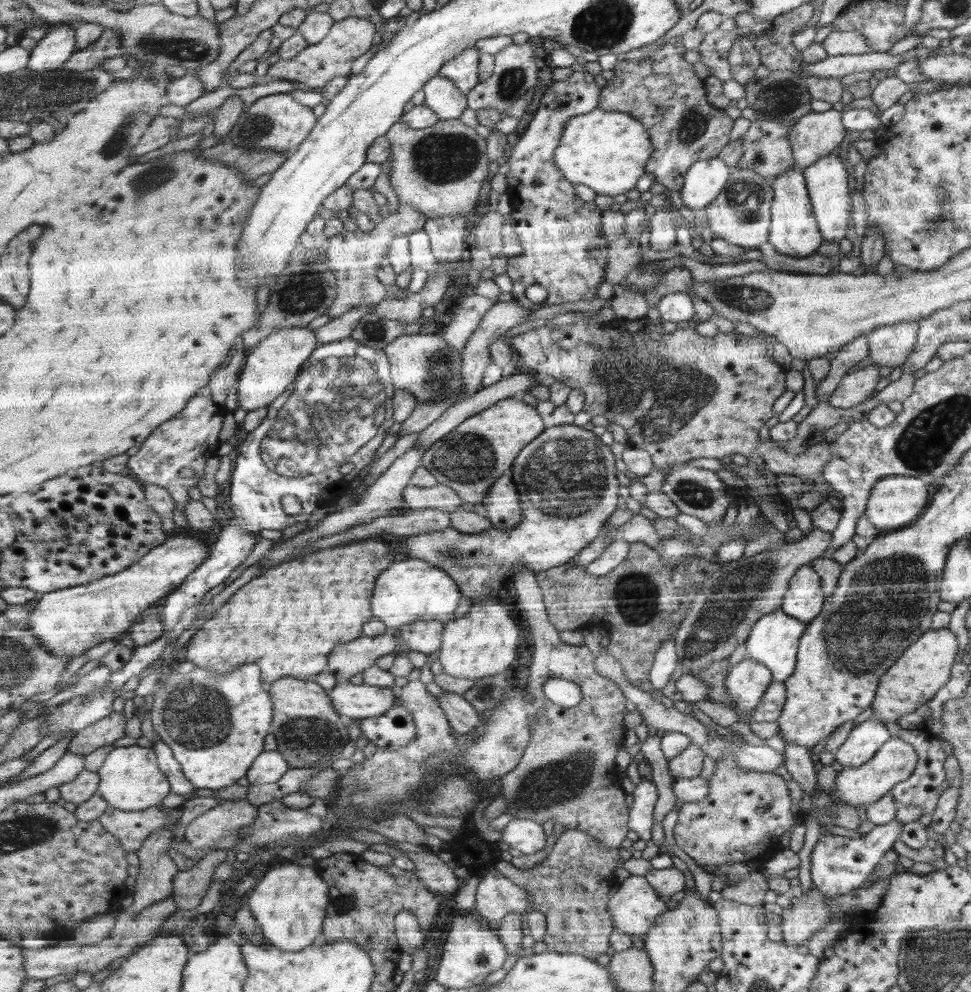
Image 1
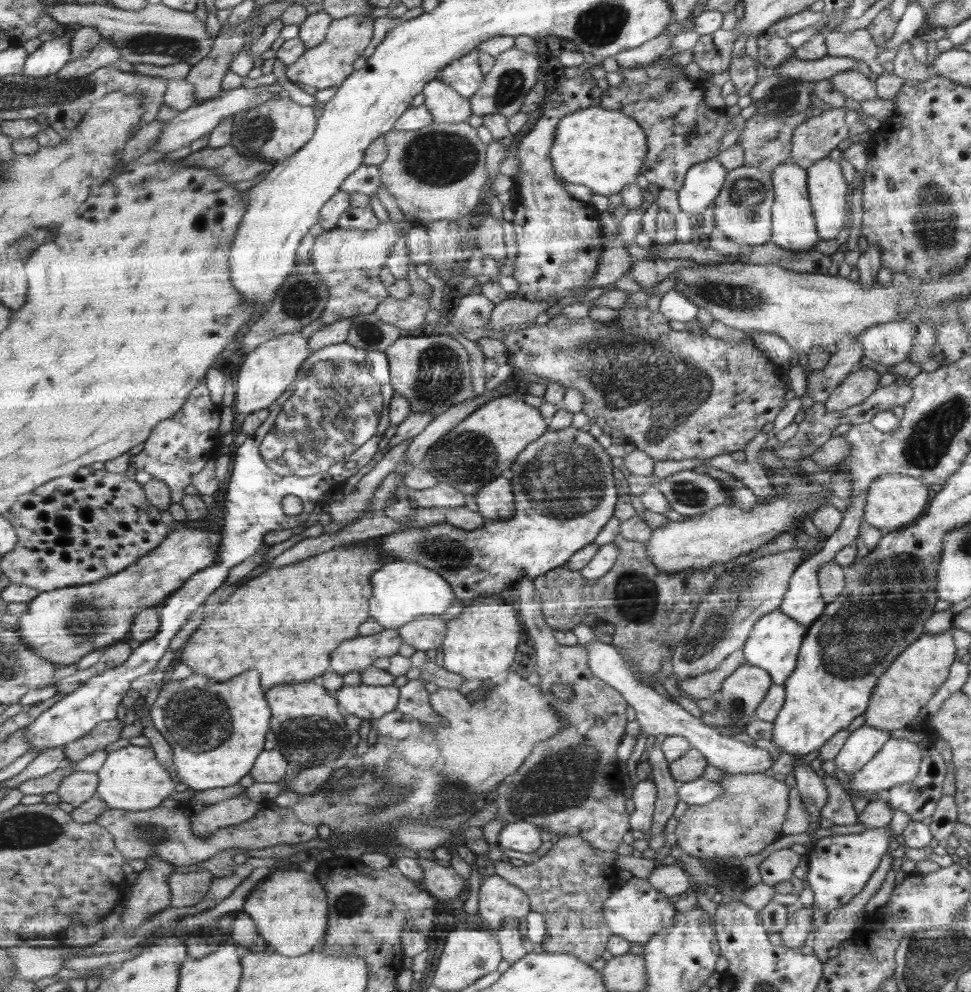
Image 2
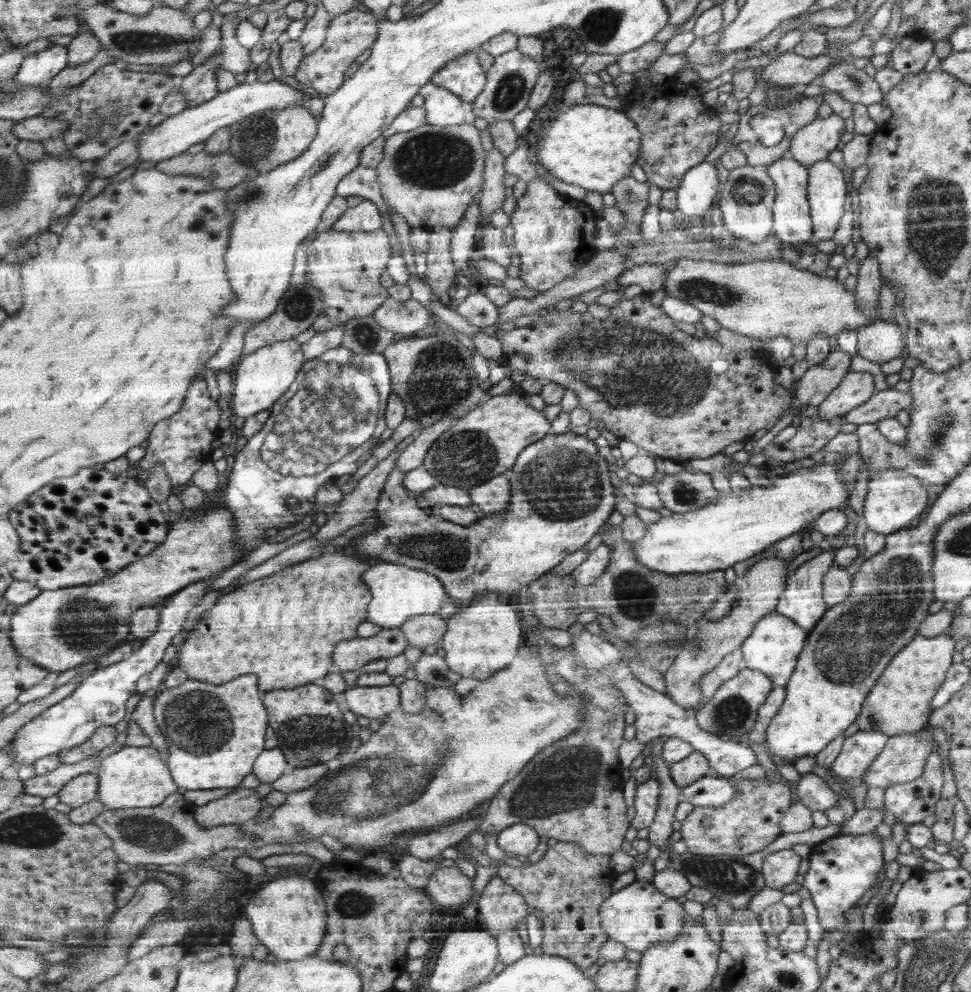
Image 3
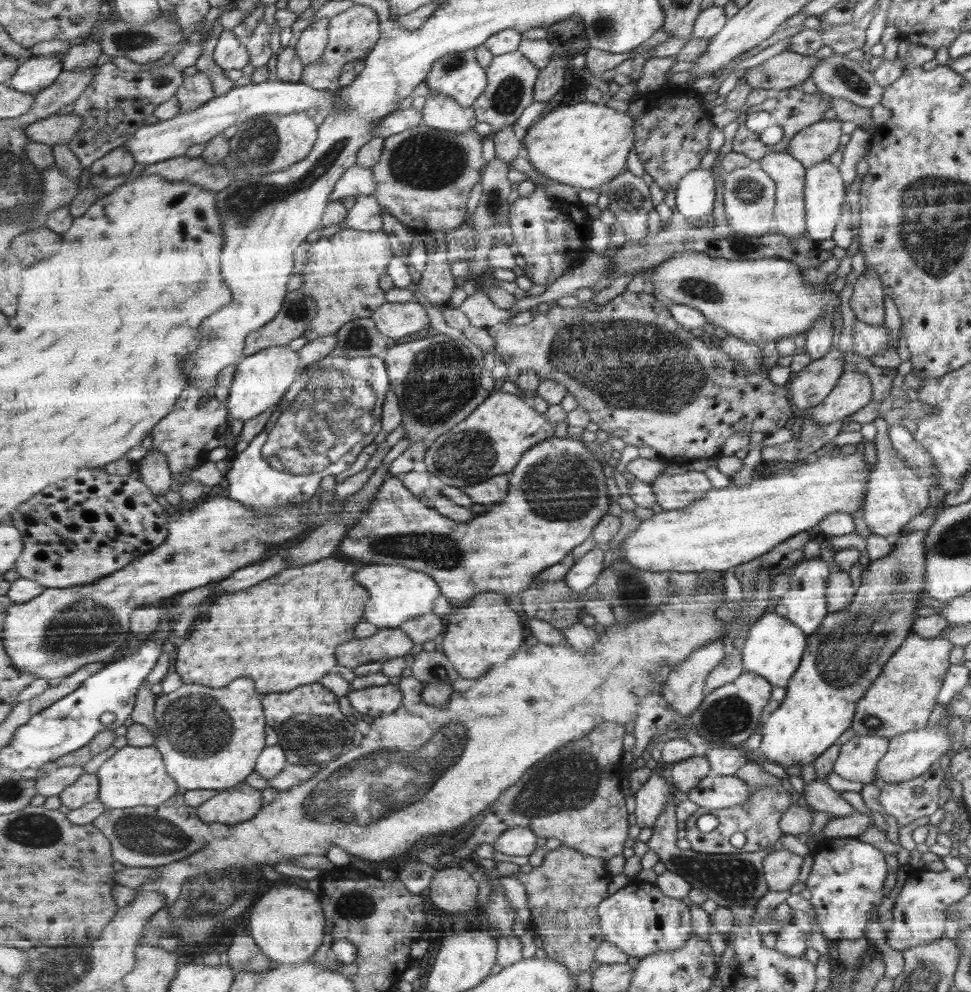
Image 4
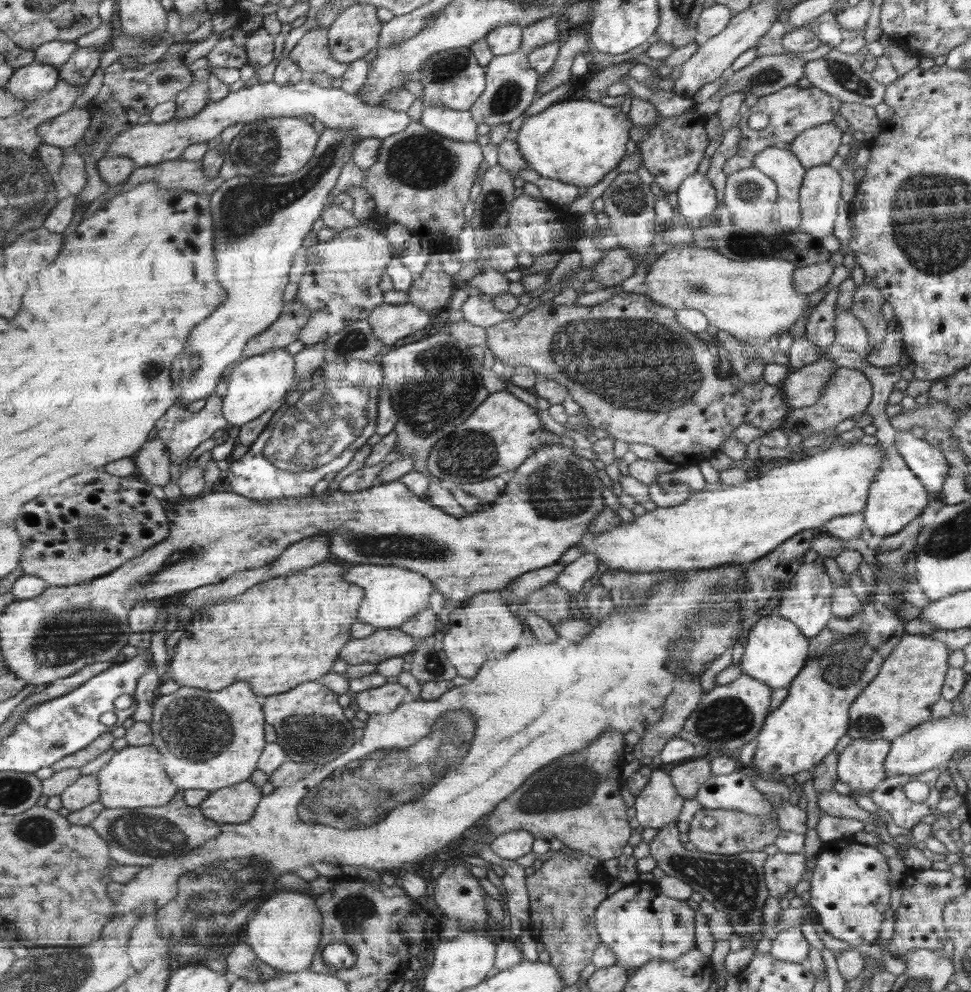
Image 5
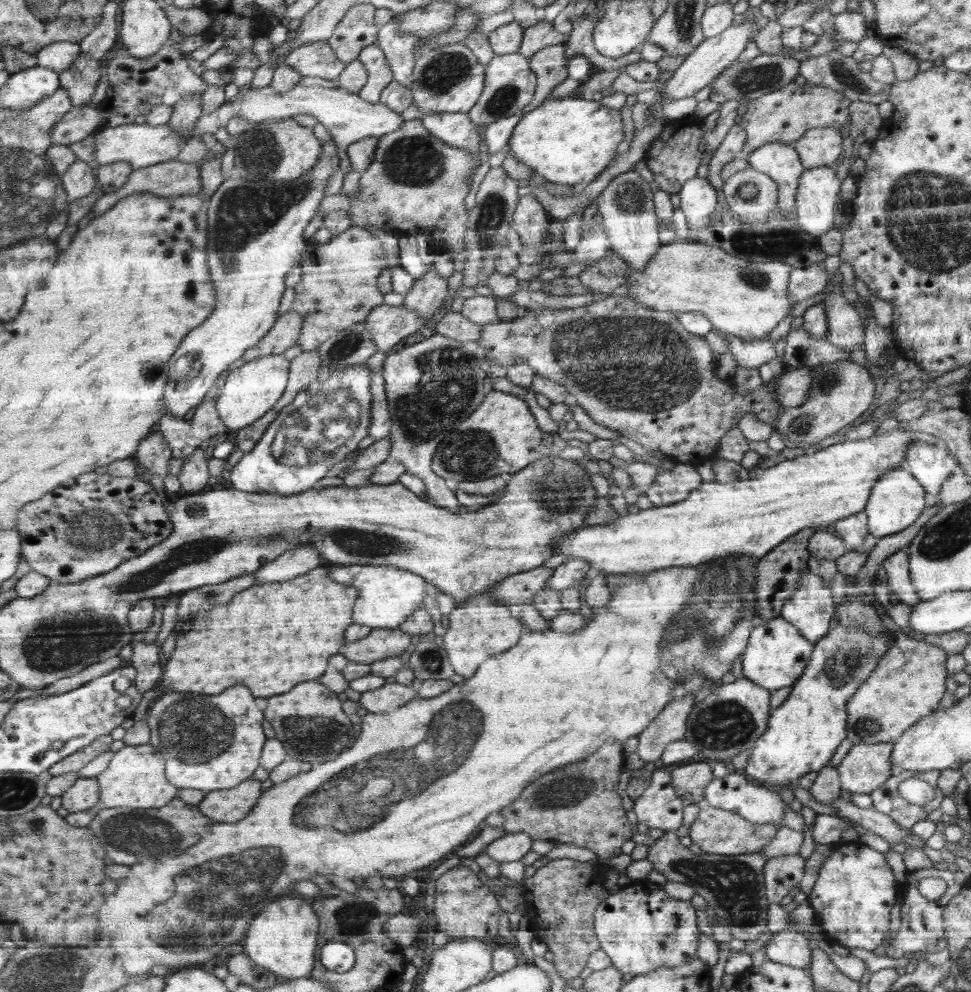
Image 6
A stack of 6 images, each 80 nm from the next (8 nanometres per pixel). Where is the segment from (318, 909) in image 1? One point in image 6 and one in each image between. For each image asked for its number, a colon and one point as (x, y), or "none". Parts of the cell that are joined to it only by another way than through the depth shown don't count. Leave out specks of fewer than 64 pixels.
2: (290, 910)
3: (289, 915)
4: (288, 923)
5: (284, 933)
6: (282, 938)

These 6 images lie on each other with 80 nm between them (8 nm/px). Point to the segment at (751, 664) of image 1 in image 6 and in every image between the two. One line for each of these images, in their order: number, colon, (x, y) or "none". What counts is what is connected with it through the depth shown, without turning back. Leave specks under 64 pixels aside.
2: (744, 689)
3: (731, 712)
4: (728, 715)
5: (727, 717)
6: (729, 720)

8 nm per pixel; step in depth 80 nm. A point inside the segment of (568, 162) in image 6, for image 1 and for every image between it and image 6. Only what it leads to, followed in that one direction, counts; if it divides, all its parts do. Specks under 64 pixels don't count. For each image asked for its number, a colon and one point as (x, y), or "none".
1: (607, 151)
2: (601, 148)
3: (593, 146)
4: (585, 145)
5: (578, 142)

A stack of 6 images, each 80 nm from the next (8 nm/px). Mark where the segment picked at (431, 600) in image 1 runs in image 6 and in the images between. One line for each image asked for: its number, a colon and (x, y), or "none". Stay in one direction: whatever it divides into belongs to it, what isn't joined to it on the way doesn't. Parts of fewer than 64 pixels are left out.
2: (403, 591)
3: (400, 593)
4: (397, 594)
5: (394, 595)
6: (387, 595)

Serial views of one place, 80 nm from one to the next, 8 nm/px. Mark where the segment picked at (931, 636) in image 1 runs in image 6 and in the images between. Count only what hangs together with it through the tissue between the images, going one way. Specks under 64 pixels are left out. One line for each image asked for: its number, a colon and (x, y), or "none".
2: (921, 671)
3: (900, 703)
4: (901, 699)
5: (900, 700)
6: (909, 683)

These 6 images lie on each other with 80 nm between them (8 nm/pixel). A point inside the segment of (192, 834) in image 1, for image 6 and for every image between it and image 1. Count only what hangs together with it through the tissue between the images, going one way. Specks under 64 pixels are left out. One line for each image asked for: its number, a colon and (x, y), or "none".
2: (239, 809)
3: (241, 805)
4: (232, 806)
5: (232, 805)
6: (227, 805)

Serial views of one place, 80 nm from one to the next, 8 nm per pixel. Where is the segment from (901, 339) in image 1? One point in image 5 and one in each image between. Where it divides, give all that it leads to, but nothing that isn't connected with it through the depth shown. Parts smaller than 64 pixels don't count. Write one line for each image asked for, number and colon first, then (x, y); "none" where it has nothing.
2: (889, 343)
3: (881, 341)
4: (869, 340)
5: (849, 331)

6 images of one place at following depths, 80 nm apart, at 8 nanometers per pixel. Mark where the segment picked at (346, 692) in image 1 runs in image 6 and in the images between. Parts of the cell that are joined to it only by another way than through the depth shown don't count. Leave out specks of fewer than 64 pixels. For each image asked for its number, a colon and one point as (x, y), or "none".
2: (367, 702)
3: (372, 702)
4: (375, 701)
5: (383, 700)
6: (389, 697)

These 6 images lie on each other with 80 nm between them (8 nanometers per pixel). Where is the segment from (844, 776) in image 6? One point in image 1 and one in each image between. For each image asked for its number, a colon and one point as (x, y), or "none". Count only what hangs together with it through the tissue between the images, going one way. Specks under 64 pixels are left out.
1: (868, 737)
2: (865, 742)
3: (860, 750)
4: (860, 756)
5: (861, 764)

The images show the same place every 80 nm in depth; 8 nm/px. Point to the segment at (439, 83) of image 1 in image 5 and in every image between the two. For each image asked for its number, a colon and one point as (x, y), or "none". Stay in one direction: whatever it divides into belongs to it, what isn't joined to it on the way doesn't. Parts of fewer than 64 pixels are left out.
2: (445, 105)
3: (443, 108)
4: (441, 112)
5: (452, 123)

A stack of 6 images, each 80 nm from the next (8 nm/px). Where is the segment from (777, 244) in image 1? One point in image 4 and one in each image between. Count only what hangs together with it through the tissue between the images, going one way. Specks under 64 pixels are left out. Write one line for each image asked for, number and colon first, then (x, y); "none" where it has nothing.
2: (793, 226)
3: (792, 222)
4: (788, 173)

